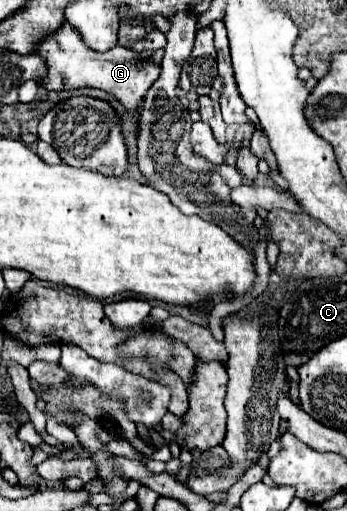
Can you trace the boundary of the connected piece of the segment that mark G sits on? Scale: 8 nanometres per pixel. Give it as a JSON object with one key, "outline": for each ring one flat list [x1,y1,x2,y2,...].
{"outline":[[64,21,54,35,48,35,42,39,42,43,36,49,36,55,40,55,46,63,48,71,46,71,46,77,40,81,40,85,44,85,48,91,96,87,114,95,132,117,136,117,140,103,144,101,148,89,160,75,160,67,152,61,150,61,150,73,142,73,146,61,152,57,150,51,136,53,132,49,124,49,116,45,106,53,98,53,84,43,82,35,74,27,70,27,68,21]]}

